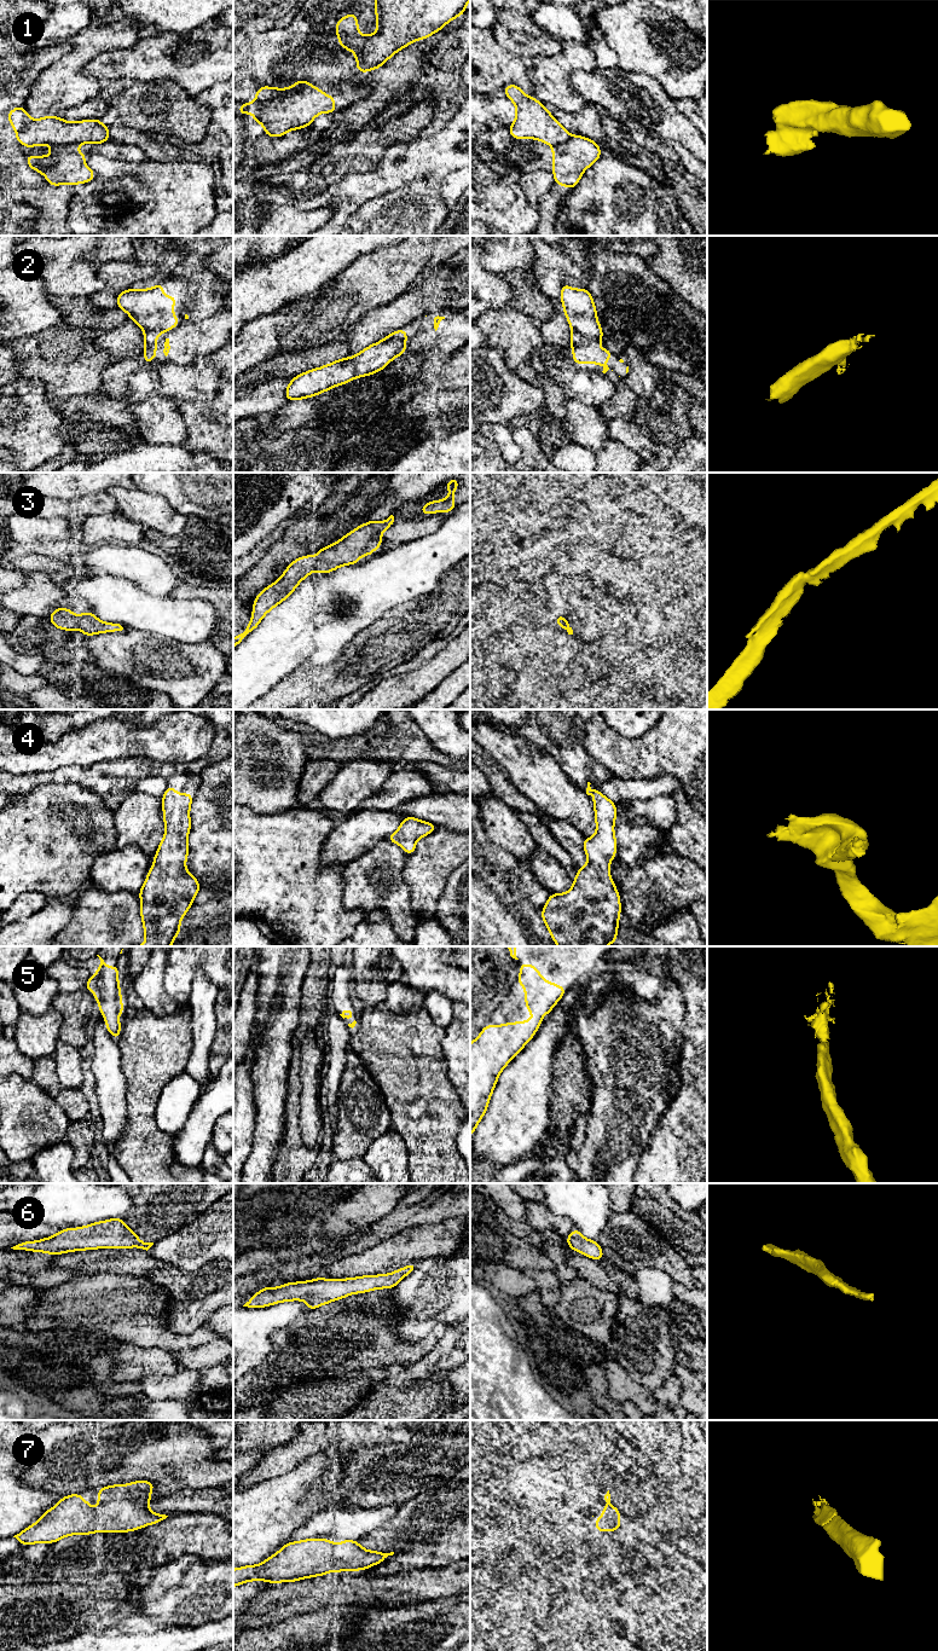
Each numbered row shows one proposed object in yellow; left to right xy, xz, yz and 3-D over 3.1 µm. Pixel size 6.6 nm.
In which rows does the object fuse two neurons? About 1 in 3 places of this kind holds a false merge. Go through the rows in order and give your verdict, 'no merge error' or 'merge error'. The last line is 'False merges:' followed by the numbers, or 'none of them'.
1: merge error
2: merge error
3: no merge error
4: no merge error
5: no merge error
6: no merge error
7: no merge error
False merges: 1, 2

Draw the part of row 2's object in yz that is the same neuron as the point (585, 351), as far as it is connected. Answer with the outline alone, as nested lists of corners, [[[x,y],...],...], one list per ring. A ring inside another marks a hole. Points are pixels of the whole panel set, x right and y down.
[[[572,330],[571,334],[571,348],[573,349],[573,363],[574,364],[600,364],[603,366],[603,373],[609,367],[604,360],[612,359],[612,352],[609,349],[602,349],[597,343],[602,340],[589,338]]]

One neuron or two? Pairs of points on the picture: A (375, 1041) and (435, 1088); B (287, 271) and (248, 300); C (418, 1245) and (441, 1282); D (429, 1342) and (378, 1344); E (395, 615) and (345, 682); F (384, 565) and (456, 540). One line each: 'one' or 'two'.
A: one
B: one
C: two
D: one
E: one
F: one

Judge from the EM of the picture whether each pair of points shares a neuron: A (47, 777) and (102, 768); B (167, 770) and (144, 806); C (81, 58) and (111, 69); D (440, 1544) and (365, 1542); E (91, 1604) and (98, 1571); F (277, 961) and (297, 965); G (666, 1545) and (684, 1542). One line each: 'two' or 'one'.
A: one
B: two
C: two
D: one
E: two
F: one
G: two

